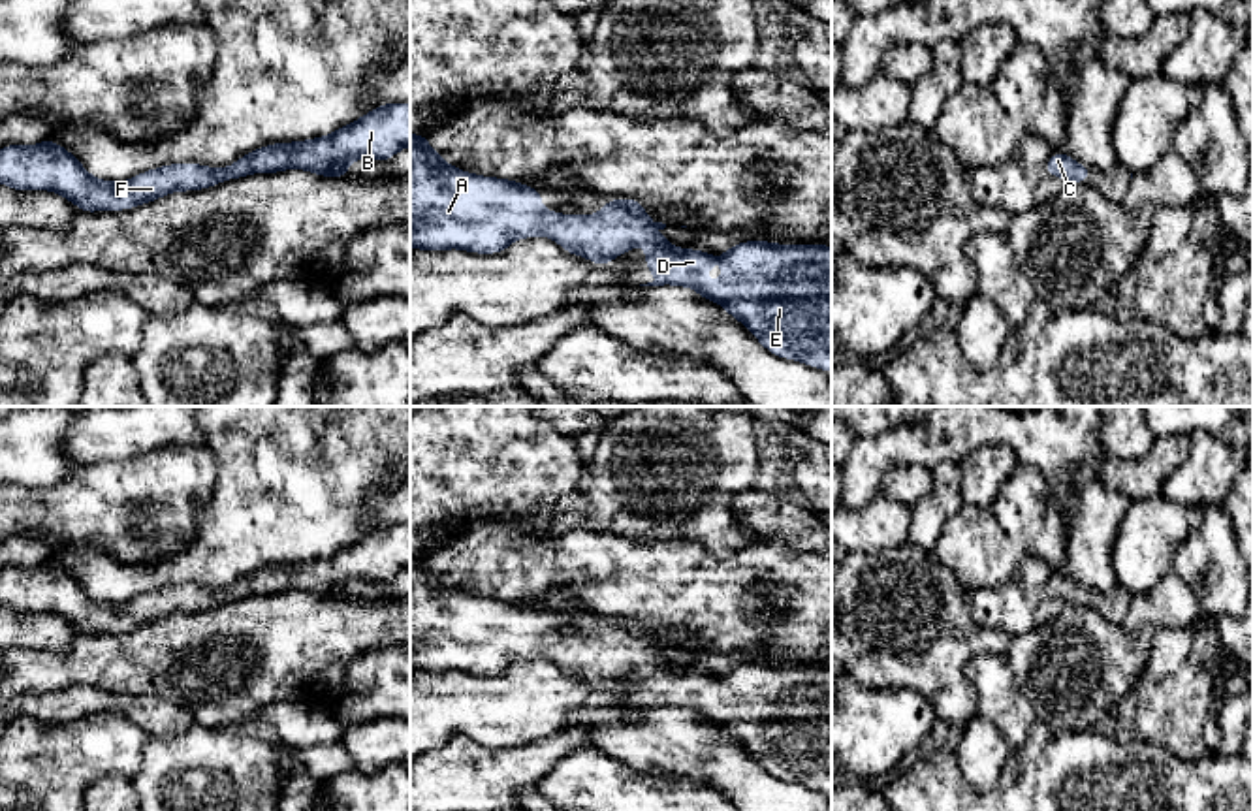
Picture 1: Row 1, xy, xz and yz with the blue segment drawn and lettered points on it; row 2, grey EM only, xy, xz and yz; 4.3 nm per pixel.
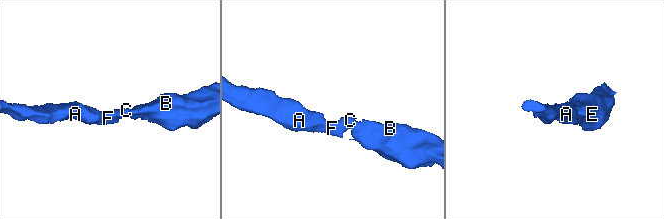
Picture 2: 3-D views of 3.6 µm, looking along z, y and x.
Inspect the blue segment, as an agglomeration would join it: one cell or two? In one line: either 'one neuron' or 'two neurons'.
one neuron

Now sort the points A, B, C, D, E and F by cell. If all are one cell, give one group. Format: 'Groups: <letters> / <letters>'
Groups: A B C D E F

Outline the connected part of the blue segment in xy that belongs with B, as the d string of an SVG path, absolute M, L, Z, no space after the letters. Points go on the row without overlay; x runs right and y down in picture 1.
M391 523L327 557L254 570L230 589L207 589L194 583L167 585L122 604L92 598L68 570L51 559L32 568L11 565L0 570L0 606L19 613L56 613L81 634L128 632L171 613L203 612L252 595L305 591L320 598L350 598L352 581L388 583L404 568L410 568L410 527Z

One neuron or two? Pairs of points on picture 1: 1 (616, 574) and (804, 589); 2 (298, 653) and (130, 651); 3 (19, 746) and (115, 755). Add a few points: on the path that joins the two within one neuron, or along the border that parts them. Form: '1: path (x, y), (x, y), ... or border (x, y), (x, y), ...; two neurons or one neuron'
1: path (663, 580), (678, 582), (691, 589), (757, 589); one neuron
2: path (256, 642), (204, 638), (172, 651); one neuron
3: path (44, 751), (91, 751); one neuron

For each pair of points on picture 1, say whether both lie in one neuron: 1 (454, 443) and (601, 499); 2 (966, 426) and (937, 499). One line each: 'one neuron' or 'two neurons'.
1: two neurons
2: two neurons

